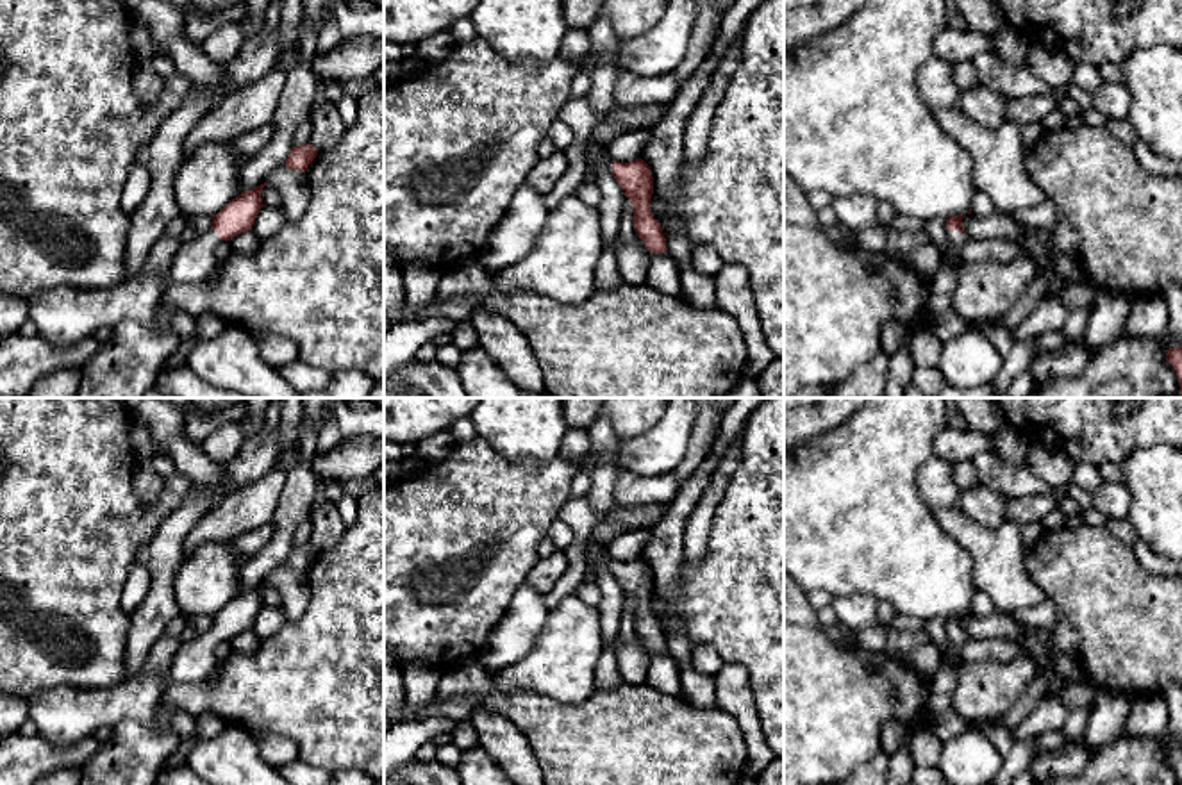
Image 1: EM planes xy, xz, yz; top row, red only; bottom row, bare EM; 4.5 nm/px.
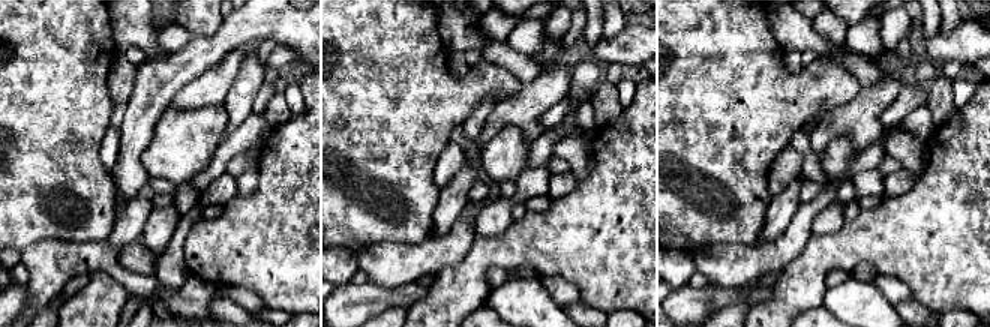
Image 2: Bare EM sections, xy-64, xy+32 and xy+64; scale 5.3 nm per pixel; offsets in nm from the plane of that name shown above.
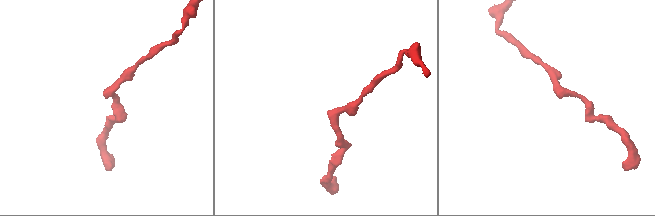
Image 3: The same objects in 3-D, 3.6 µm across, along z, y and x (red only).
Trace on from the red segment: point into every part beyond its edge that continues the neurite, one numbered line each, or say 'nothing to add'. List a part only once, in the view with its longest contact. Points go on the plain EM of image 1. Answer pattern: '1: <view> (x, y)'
1: yz (957, 639)

